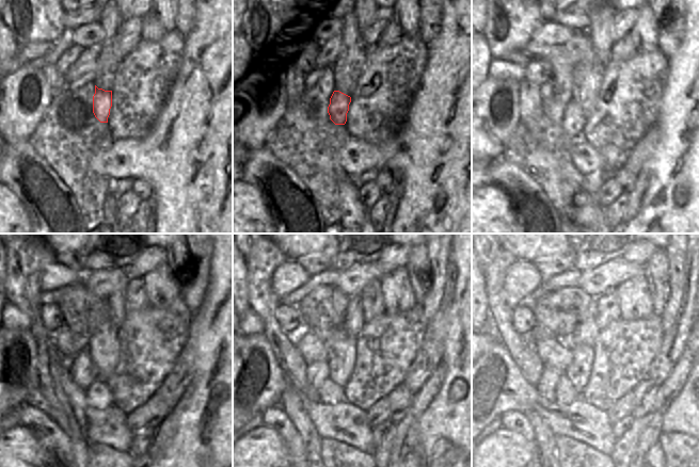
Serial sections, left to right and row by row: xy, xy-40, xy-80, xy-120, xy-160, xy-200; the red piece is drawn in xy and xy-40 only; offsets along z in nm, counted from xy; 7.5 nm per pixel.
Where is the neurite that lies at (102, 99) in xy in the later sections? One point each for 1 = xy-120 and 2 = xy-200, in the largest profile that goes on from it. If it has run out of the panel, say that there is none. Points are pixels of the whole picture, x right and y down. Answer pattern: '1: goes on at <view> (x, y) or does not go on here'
1: goes on at xy-120 (82, 371)
2: goes on at xy-200 (546, 386)

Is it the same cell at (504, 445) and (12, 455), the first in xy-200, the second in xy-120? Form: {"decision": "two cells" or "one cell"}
{"decision": "one cell"}

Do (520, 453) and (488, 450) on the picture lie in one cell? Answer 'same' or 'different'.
same

